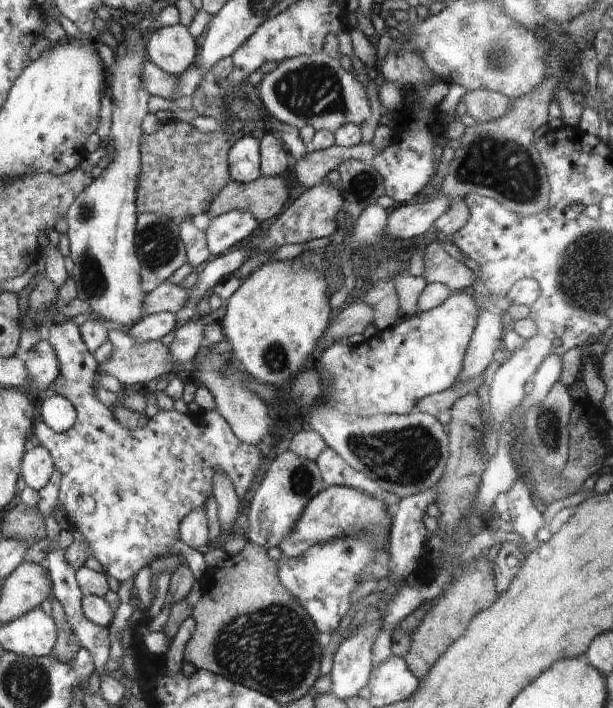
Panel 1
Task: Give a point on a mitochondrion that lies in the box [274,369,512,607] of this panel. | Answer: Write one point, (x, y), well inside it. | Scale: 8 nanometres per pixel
(408, 455)

